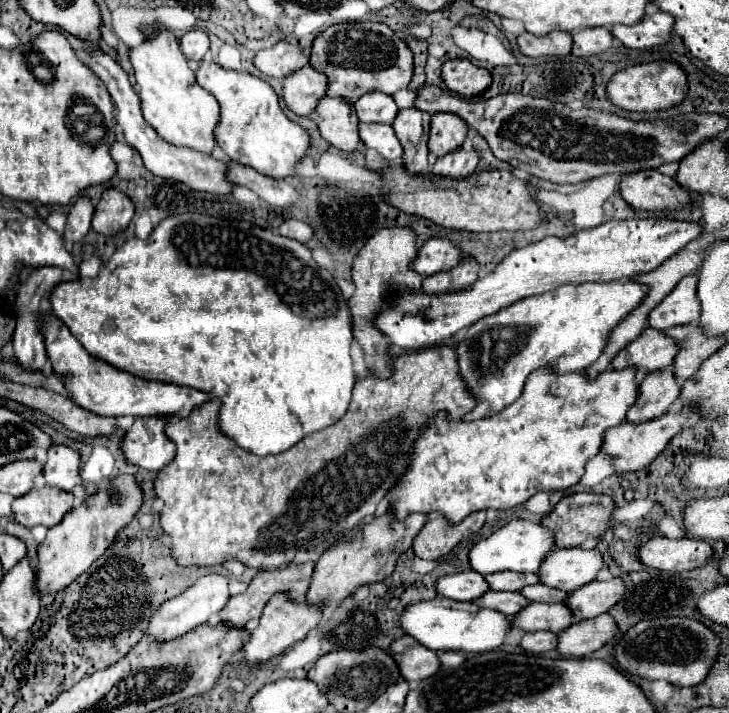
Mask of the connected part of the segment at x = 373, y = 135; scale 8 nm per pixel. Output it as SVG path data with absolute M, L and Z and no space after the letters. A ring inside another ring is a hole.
M359 124L361 142L387 160L401 160L403 148L389 124Z

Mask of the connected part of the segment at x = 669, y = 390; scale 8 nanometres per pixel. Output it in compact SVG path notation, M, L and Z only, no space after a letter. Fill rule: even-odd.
M669 366L669 370L647 374L639 386L639 400L627 414L627 422L647 422L665 414L679 398L679 392L681 382L673 378L673 366Z

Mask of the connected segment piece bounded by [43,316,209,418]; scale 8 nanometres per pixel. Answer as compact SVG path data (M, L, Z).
M47 316L43 324L47 356L53 364L53 370L59 374L71 372L71 380L67 388L71 390L71 398L81 406L101 416L179 416L187 418L189 410L201 406L201 402L209 400L209 394L201 390L193 390L187 386L165 384L165 382L149 382L127 372L115 370L107 362L93 358L73 334L69 334L67 326L59 322L55 316Z

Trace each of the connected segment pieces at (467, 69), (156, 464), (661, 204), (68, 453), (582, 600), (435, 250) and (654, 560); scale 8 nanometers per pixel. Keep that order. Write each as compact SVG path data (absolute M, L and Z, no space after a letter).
M467 58L447 60L441 66L441 78L449 90L453 90L465 98L479 96L491 86L489 70L475 66Z
M137 418L121 442L127 462L145 470L161 470L175 458L175 446L165 438L167 418Z
M659 170L623 174L619 192L629 206L643 210L677 210L691 204L689 194L677 184L677 180L661 174Z
M55 444L49 448L49 458L45 462L43 476L45 476L49 486L71 492L73 486L81 484L79 464L81 464L79 450L73 450L73 448L63 446L63 444Z
M611 578L605 582L593 580L581 588L577 588L575 592L569 592L569 598L565 598L565 606L569 606L569 610L573 610L573 618L579 620L579 612L581 618L595 618L603 612L607 612L623 594L623 582L619 578Z
M429 238L413 258L411 266L421 276L431 276L441 270L453 268L461 260L461 252L449 240L443 238Z
M653 536L649 538L647 542L639 544L637 546L637 552L635 552L635 558L639 562L643 562L645 566L649 568L655 568L655 570L665 570L665 572L685 572L685 570L693 570L693 568L699 568L703 566L709 558L711 558L711 546L703 540L691 540L691 538L677 538L677 540L669 540L669 538L663 538L663 536Z

